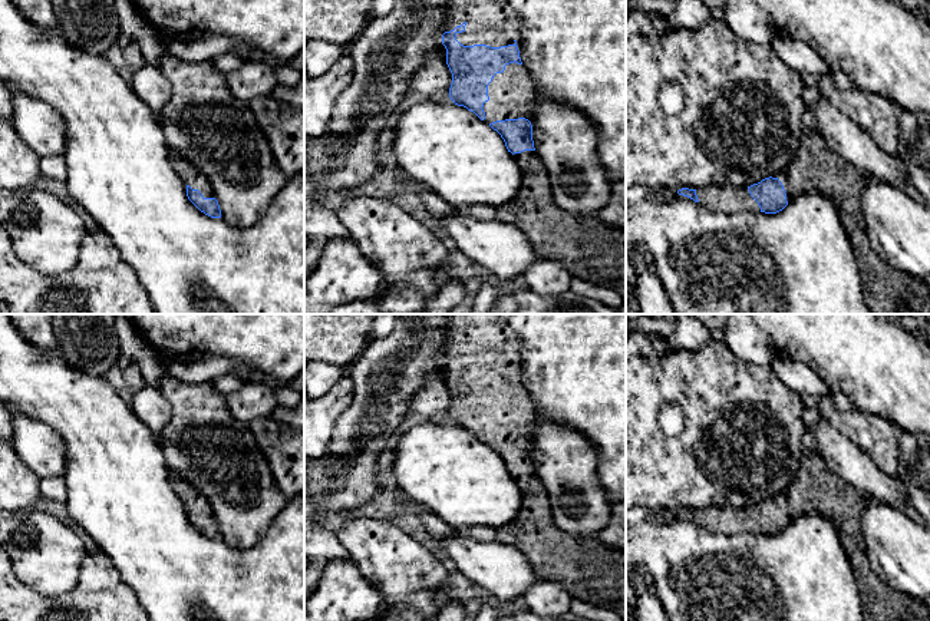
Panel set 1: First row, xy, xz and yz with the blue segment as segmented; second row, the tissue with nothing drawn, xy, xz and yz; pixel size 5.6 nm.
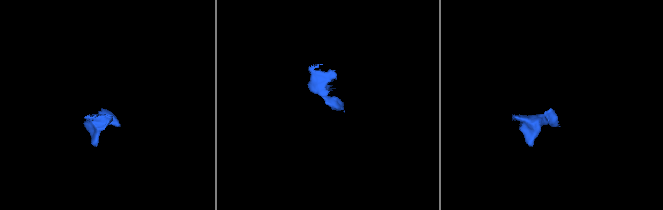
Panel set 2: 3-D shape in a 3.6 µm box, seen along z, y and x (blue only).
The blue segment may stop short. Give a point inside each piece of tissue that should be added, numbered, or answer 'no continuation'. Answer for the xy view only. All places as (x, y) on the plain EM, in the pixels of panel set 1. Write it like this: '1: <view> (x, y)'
1: xy (191, 496)

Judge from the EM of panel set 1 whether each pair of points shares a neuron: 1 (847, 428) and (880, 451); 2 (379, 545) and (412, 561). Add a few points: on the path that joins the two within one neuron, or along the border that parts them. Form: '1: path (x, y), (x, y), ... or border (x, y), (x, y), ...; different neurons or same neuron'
1: path (856, 428), (871, 442); same neuron
2: path (388, 554), (395, 561), (404, 561); same neuron

